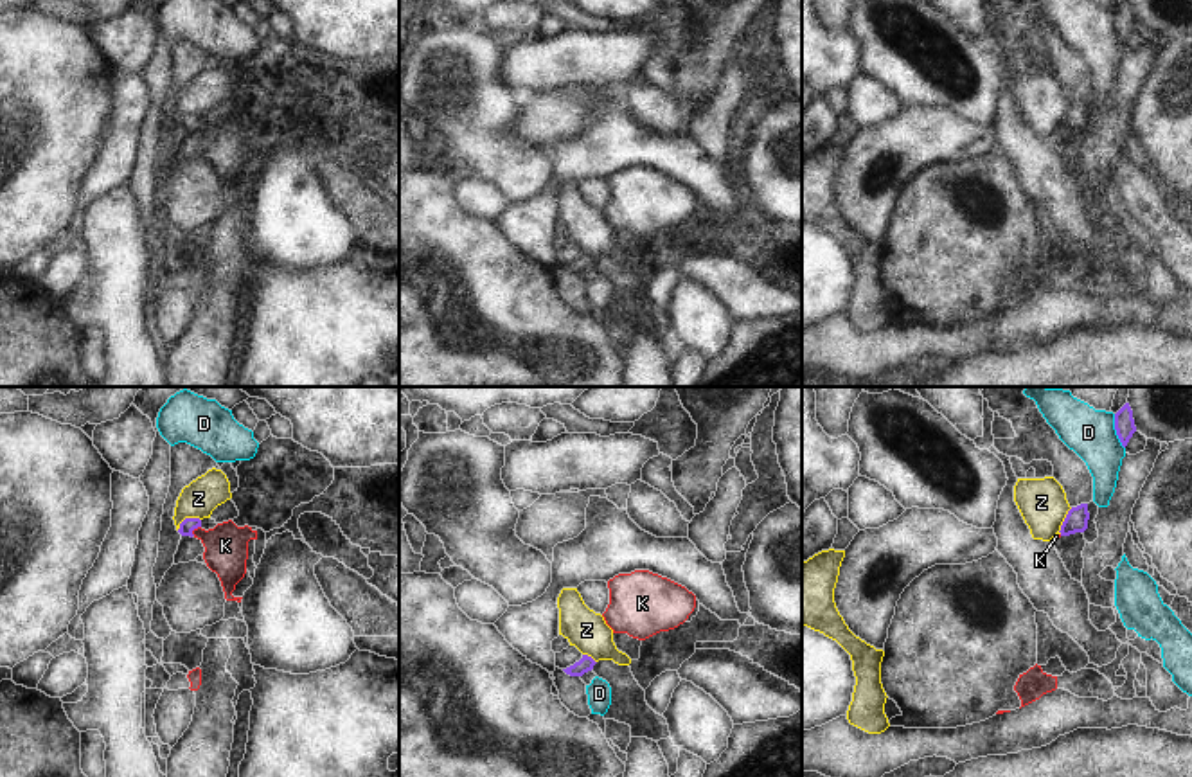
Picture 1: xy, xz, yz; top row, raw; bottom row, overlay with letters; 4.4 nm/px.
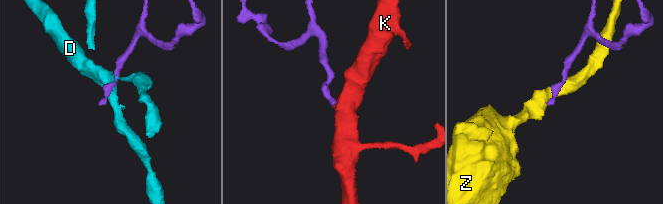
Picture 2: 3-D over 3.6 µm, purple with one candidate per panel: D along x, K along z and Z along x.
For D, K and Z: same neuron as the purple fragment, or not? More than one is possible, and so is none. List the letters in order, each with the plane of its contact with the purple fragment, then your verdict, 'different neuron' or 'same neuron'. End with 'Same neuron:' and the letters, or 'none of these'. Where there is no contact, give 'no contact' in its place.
D: meets purple in yz; different neuron
K: meets purple in xy; same neuron
Z: meets purple in xy; different neuron
Same neuron: K

